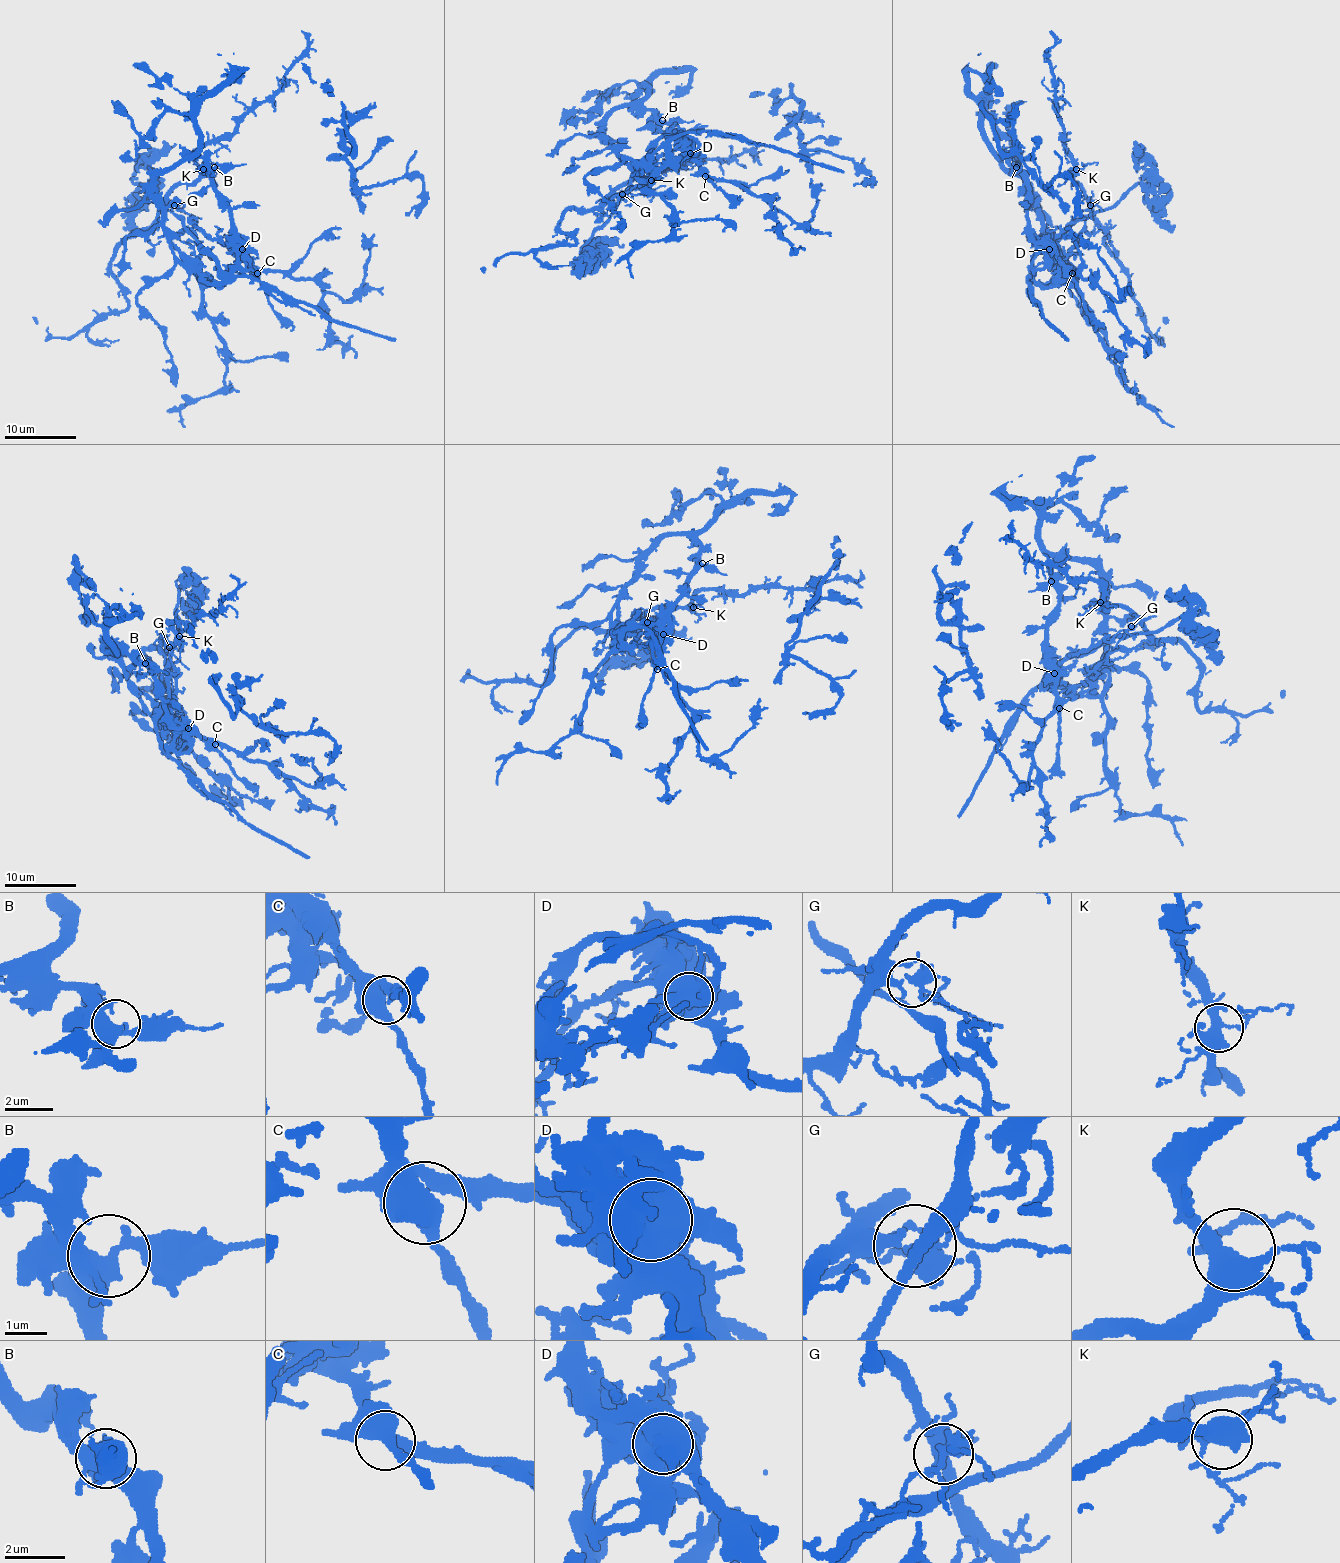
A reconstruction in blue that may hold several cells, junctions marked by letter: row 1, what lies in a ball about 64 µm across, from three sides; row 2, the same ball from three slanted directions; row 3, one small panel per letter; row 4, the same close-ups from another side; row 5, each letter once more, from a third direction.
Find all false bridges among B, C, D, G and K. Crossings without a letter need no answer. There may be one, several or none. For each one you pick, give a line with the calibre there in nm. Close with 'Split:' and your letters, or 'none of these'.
D: 700 nm thick
G: 280 nm thick
Split: D, G

